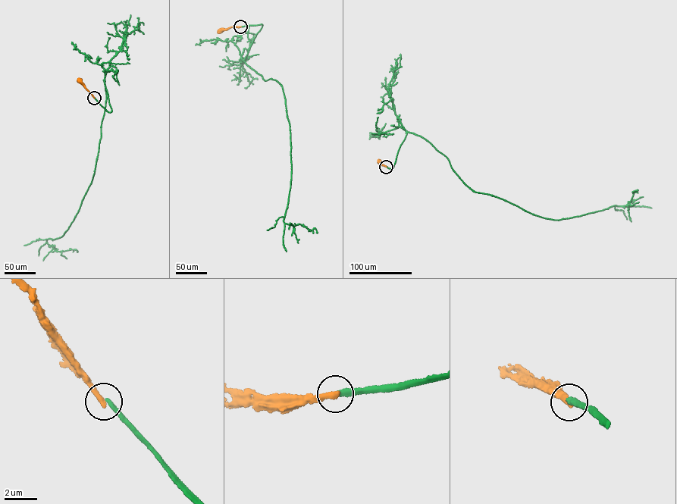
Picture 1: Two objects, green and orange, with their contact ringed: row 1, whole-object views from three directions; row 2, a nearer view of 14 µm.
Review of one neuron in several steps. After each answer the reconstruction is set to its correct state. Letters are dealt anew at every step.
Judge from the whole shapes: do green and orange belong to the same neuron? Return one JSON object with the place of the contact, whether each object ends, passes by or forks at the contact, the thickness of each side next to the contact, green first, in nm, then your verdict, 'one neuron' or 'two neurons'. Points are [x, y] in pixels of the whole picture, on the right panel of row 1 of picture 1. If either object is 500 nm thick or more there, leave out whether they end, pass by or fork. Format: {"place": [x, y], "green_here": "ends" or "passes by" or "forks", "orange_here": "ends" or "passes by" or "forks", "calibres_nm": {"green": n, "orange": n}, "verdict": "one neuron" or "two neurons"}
{"place": [386, 167], "green_here": "ends", "orange_here": "ends", "calibres_nm": {"green": 300, "orange": 360}, "verdict": "two neurons"}

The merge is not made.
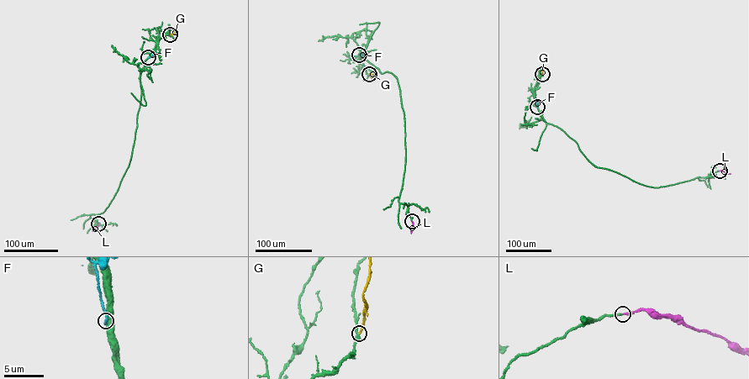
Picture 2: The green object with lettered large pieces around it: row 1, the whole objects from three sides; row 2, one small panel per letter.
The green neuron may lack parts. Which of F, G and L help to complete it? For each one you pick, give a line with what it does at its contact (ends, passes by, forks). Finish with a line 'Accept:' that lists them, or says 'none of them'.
L: it ends
Accept: L

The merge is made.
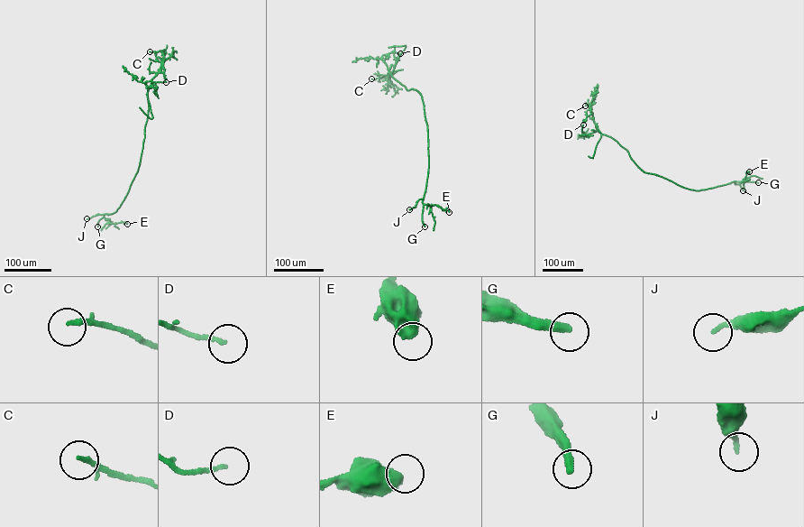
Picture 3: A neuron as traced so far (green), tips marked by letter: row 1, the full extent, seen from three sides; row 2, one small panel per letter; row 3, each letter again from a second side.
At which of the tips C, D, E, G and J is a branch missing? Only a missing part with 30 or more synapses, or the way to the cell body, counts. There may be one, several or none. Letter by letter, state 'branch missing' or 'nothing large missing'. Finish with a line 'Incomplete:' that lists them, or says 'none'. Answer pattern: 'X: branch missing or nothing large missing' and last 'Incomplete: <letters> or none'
C: nothing large missing
D: nothing large missing
E: nothing large missing
G: branch missing
J: nothing large missing
Incomplete: G

